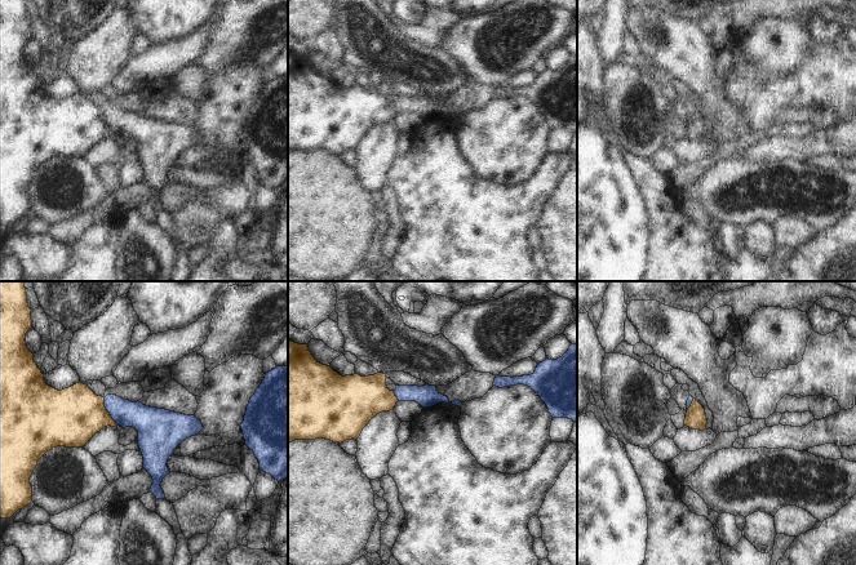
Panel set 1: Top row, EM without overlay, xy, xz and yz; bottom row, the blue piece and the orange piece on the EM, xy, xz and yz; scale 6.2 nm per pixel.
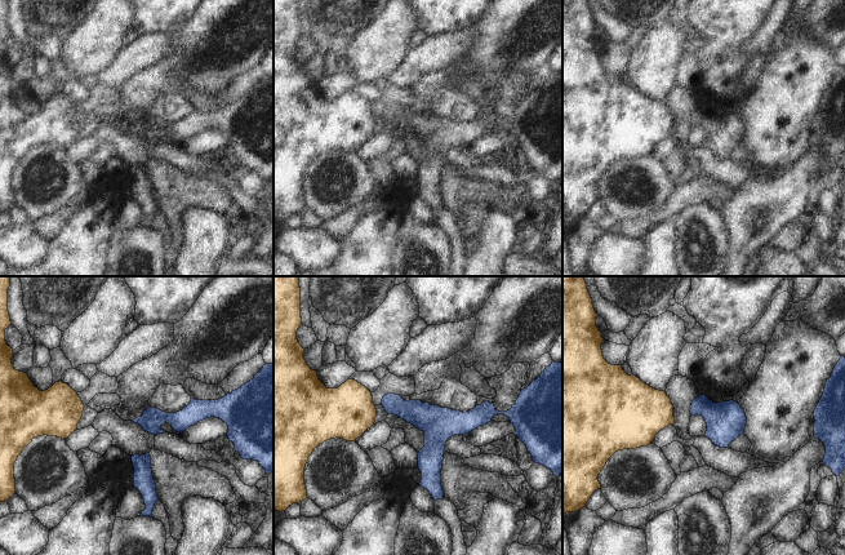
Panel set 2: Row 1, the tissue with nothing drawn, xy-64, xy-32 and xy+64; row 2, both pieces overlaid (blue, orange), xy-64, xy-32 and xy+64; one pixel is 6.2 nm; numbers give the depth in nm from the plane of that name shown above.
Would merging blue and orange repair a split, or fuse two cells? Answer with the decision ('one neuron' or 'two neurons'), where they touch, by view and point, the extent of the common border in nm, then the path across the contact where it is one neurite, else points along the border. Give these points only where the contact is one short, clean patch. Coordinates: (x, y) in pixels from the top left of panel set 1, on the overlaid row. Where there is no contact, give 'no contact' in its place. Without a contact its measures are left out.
two neurons | xy (107, 410) | 200 nm | along xy (103, 397), (106, 410), (118, 425)

